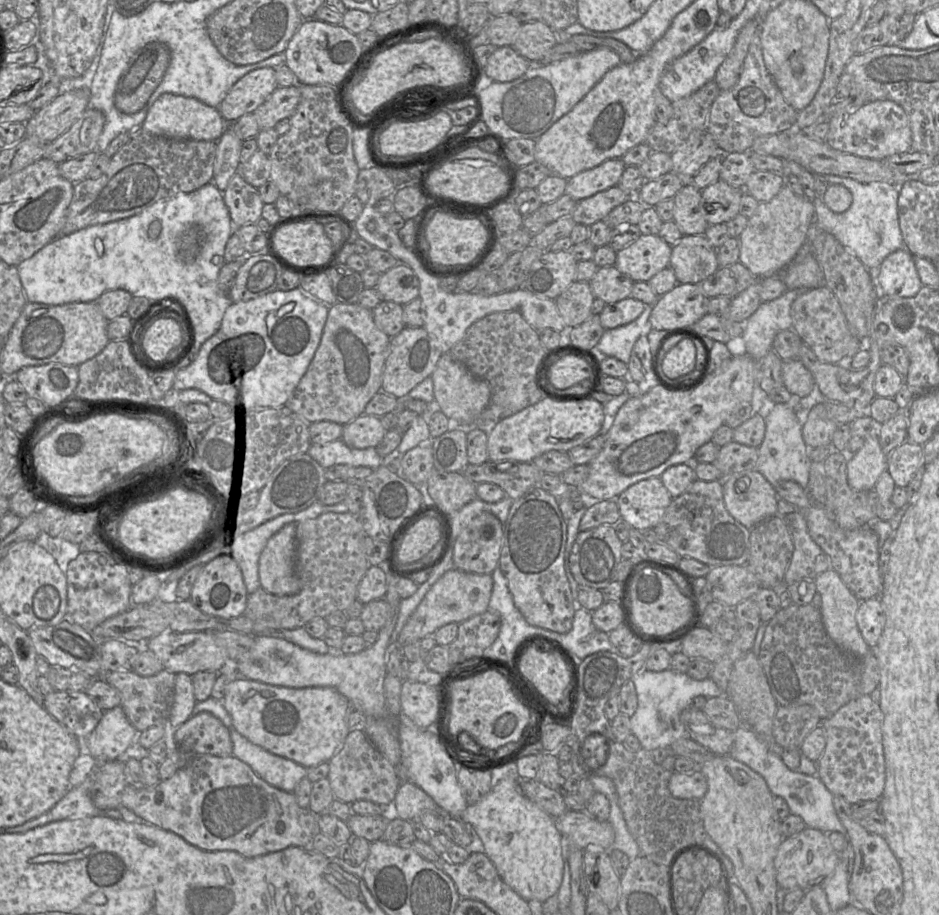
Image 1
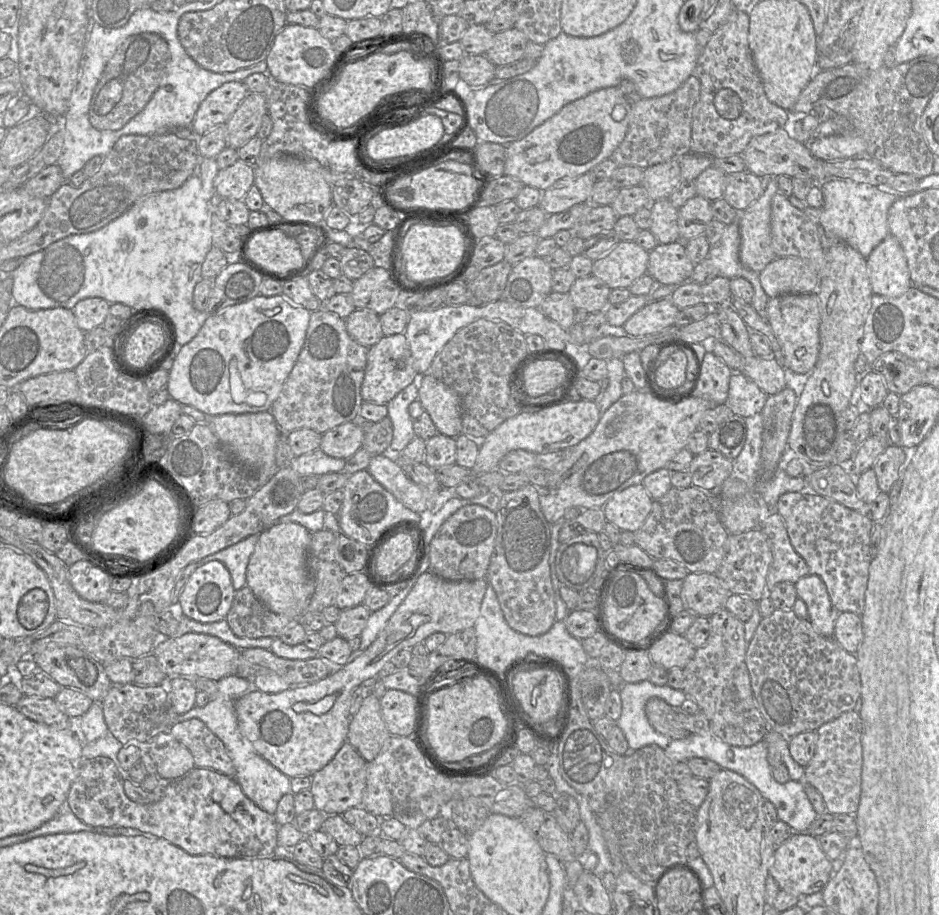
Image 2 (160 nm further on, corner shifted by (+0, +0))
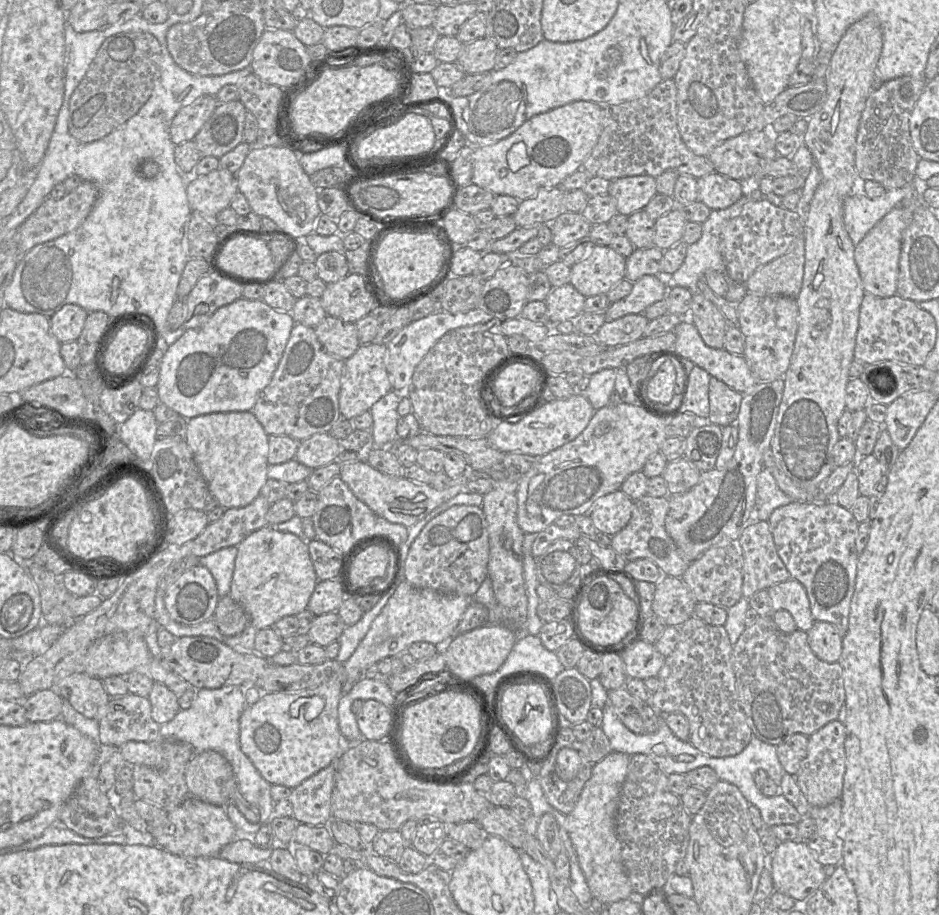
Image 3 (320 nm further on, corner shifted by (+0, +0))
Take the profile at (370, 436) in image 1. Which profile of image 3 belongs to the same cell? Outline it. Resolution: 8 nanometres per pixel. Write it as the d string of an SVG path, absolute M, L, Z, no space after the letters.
M329 433L314 434L300 442L294 459L307 467L317 469L335 462L339 444L340 440Z

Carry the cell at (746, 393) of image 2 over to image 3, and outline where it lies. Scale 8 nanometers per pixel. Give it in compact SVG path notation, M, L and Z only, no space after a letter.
M711 377L709 382L709 422L720 427L735 424L742 399L743 394L733 390L717 378Z

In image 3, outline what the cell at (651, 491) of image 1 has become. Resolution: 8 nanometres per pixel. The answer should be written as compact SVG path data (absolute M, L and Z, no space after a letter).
M618 489L597 499L587 515L599 531L613 536L630 521L633 504L634 501Z

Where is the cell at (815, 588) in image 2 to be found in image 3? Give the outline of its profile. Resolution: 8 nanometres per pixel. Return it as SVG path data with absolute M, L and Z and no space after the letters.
M789 579L767 588L772 601L773 612L788 611L797 629L807 632L815 620L811 614L810 603L804 586L795 579Z

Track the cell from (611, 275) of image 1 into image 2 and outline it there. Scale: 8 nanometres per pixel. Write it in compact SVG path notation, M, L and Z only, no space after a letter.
M593 275L577 278L570 287L568 294L576 310L583 309L588 313L605 311L608 306L608 296L611 288L609 288L602 280Z

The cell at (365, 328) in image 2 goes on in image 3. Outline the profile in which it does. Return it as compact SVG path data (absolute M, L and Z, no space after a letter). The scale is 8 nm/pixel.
M327 316L314 330L326 351L341 360L351 357L360 347L355 323Z

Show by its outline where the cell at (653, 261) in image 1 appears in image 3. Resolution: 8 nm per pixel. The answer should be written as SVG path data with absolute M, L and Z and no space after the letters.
M596 245L590 256L571 266L570 284L583 296L606 294L625 278L626 258L609 246Z

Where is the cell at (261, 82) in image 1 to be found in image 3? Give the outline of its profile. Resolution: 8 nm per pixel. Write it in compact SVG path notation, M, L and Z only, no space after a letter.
M204 95L181 108L170 125L170 138L175 145L192 140L219 103L215 95Z

